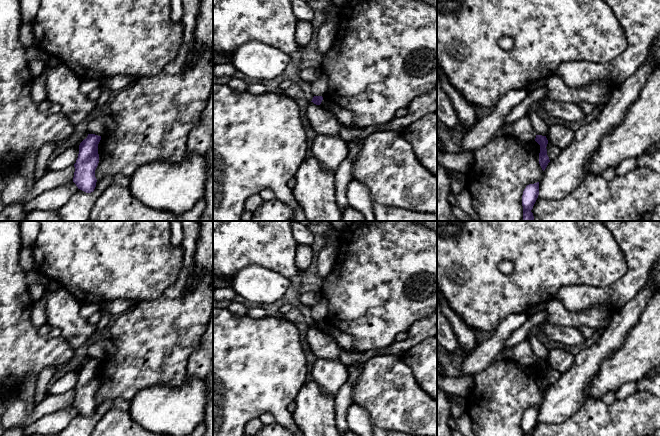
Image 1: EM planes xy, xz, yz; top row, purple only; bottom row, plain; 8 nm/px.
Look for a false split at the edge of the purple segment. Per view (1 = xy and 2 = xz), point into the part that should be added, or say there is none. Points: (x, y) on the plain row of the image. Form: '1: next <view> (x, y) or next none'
1: next none
2: next none

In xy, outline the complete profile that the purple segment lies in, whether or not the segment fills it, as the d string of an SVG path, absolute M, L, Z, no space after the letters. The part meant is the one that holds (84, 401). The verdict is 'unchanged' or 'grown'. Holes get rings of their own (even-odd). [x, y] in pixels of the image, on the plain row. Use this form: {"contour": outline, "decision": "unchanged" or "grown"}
{"contour": "M88 358L79 369L79 378L74 388L73 406L78 413L91 417L96 411L95 394L99 387L98 368L101 360Z", "decision": "unchanged"}

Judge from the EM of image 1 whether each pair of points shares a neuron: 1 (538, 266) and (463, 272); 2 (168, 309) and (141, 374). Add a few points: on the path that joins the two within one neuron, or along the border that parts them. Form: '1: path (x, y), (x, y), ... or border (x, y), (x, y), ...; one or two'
1: path (519, 281), (482, 281); one
2: path (168, 325), (153, 341), (151, 349), (143, 358); one

